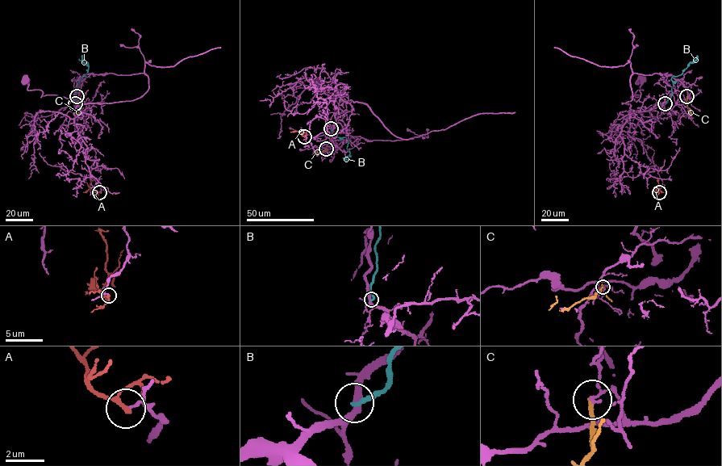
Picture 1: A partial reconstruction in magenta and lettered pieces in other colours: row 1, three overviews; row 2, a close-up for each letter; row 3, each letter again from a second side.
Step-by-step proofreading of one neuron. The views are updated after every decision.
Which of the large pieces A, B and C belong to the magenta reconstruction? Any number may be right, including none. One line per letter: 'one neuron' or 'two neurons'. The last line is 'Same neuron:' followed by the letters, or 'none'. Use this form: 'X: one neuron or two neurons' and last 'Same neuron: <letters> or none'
A: two neurons
B: two neurons
C: two neurons
Same neuron: none

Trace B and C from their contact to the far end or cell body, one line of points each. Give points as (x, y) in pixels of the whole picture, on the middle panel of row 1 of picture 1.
B: (331, 128), (333, 136), (348, 139), (347, 149), (350, 157), (346, 157), (347, 159)
C: (326, 149), (320, 153), (312, 152)

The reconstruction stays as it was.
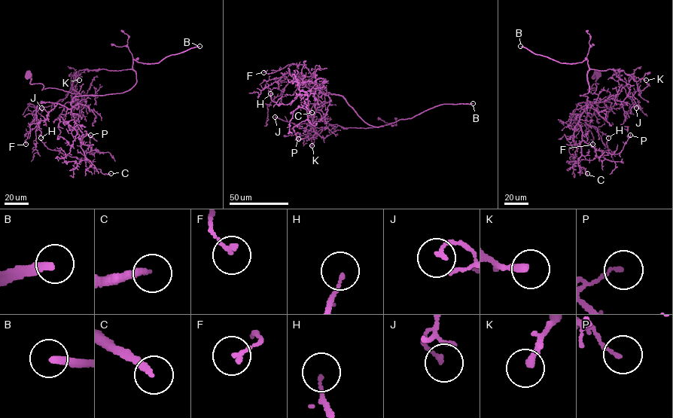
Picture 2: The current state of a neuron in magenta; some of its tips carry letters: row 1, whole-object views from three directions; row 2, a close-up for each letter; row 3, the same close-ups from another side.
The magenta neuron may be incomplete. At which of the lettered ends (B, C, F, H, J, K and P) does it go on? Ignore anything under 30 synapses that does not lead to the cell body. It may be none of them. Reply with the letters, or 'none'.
B

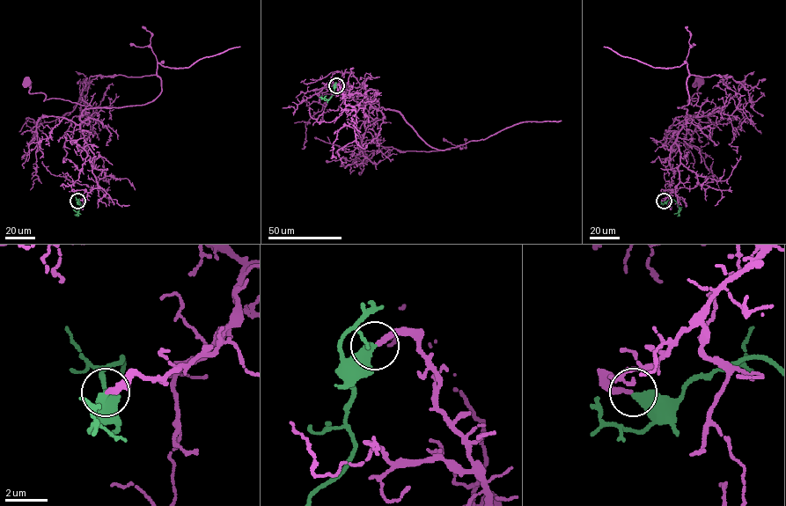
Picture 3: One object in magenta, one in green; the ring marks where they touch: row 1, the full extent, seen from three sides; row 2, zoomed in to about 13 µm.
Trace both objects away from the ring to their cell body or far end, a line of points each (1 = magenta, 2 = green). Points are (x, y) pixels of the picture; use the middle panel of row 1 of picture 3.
1: (336, 85), (353, 108), (370, 99), (375, 120), (373, 102), (348, 89)
2: (336, 85), (334, 93), (328, 99), (324, 99), (322, 95)

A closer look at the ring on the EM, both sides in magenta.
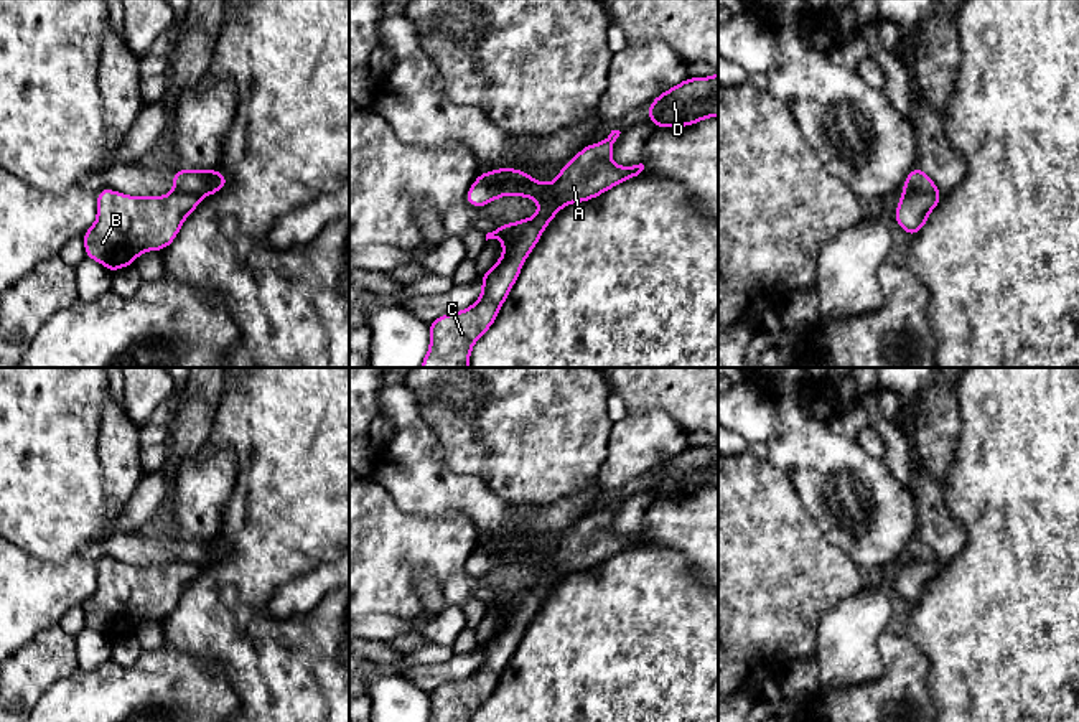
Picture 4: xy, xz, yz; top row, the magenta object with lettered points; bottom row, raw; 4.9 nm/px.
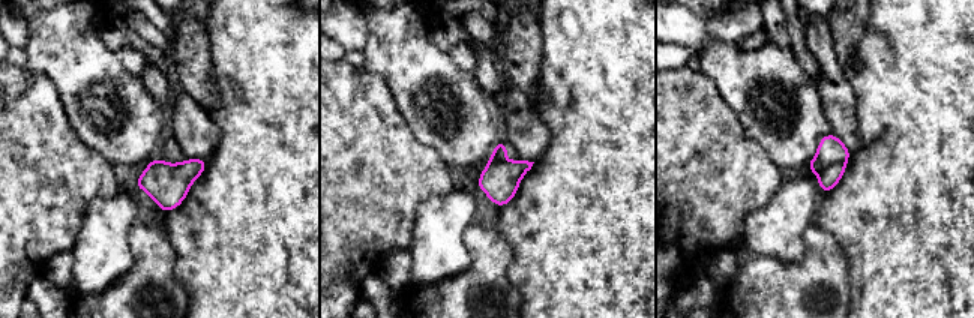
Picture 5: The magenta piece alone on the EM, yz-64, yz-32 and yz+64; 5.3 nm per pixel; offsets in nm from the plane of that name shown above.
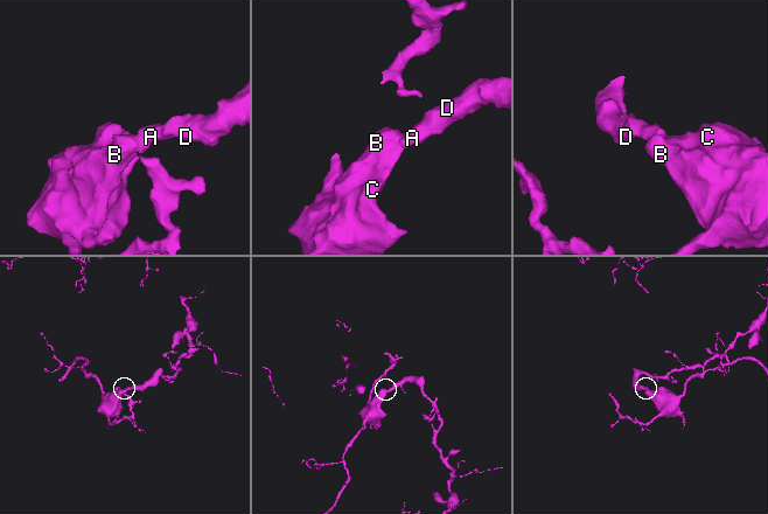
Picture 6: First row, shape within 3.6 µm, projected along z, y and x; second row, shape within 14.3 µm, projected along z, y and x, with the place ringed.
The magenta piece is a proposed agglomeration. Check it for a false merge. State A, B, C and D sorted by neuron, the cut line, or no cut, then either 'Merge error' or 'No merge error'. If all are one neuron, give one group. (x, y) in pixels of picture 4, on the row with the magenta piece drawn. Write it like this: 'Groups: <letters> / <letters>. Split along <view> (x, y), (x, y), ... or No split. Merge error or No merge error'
Groups: A D / B C. Split along yz (936, 188), (931, 192), (903, 192). Merge error

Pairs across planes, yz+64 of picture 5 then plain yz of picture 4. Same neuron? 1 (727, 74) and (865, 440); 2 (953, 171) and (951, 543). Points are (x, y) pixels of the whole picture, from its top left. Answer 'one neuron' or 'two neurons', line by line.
1: two neurons
2: two neurons

